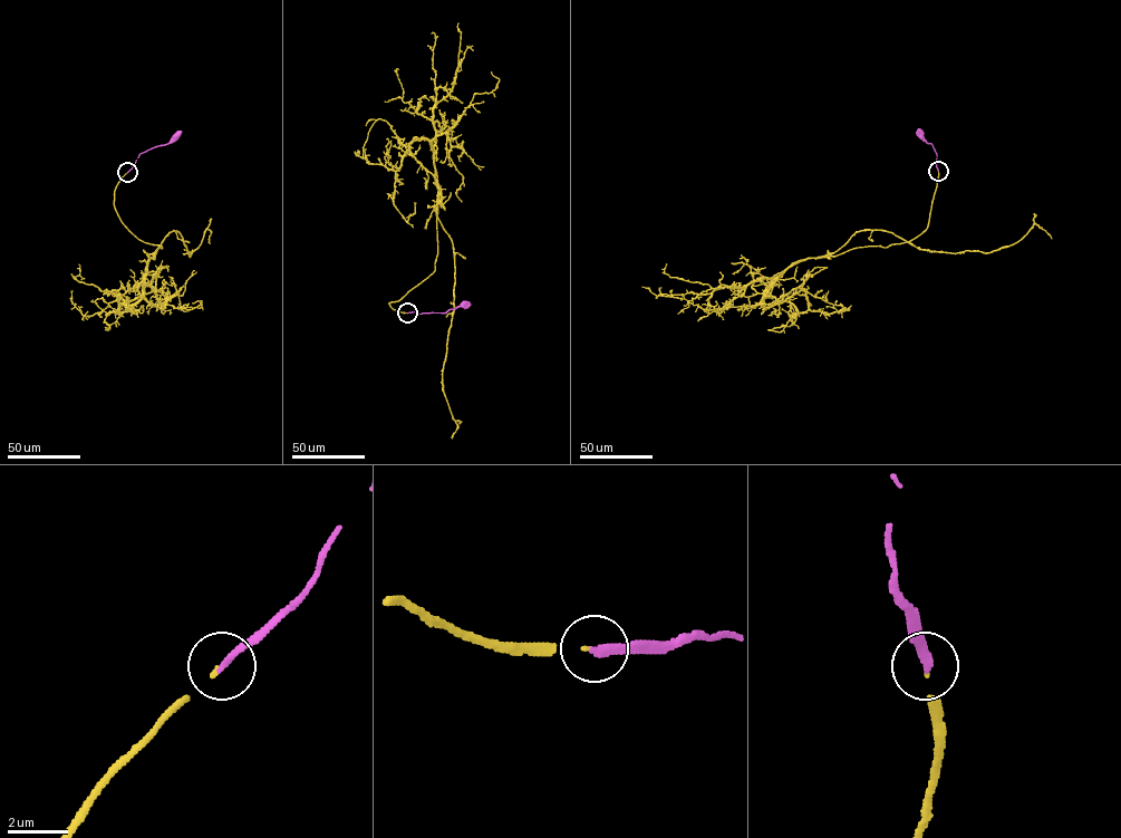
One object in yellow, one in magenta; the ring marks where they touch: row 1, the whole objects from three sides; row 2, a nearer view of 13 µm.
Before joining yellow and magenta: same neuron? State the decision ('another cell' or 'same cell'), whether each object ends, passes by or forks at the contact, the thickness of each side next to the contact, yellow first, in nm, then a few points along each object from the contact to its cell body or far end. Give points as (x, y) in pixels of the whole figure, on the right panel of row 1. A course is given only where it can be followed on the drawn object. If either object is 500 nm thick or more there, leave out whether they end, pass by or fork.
same cell | yellow ends | magenta ends | 80/280 nm | yellow via (938, 171), (928, 224), (916, 238), (828, 257), (867, 230), (952, 252), (1007, 247), (1035, 223), (1052, 238) | magenta via (938, 171), (934, 147), (919, 133)

